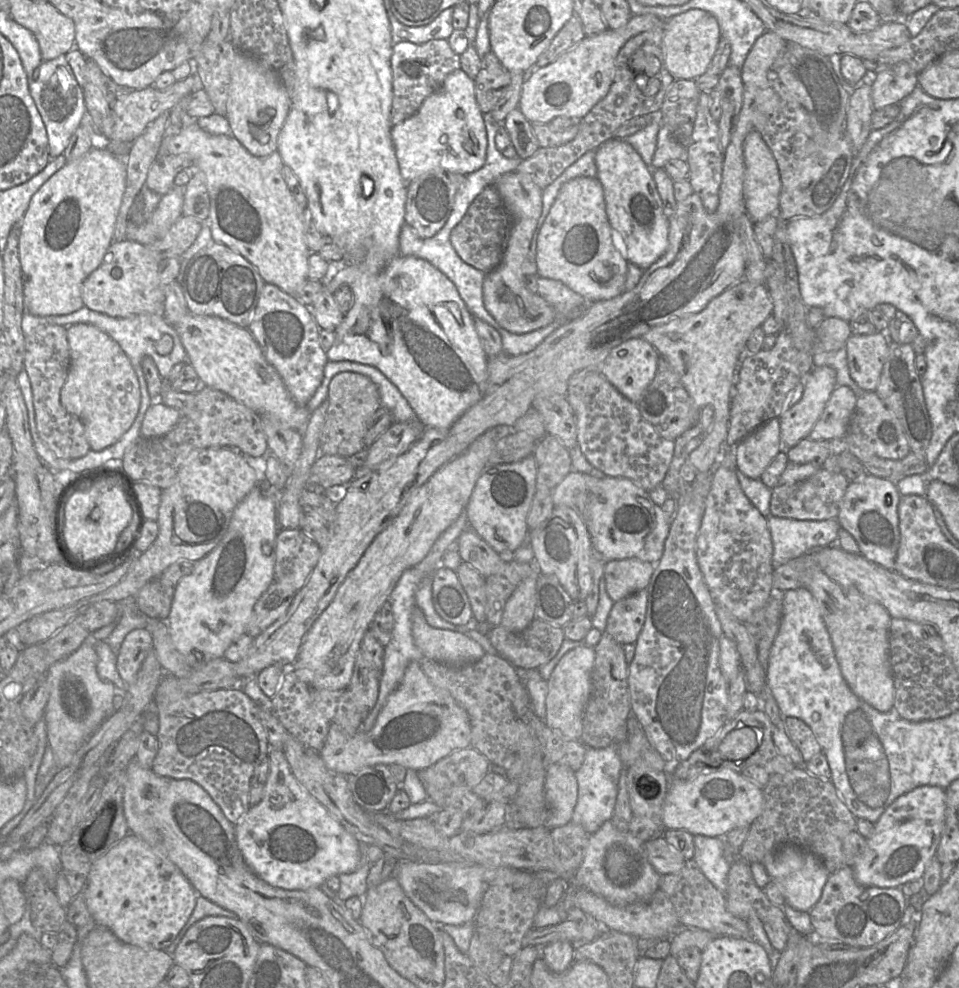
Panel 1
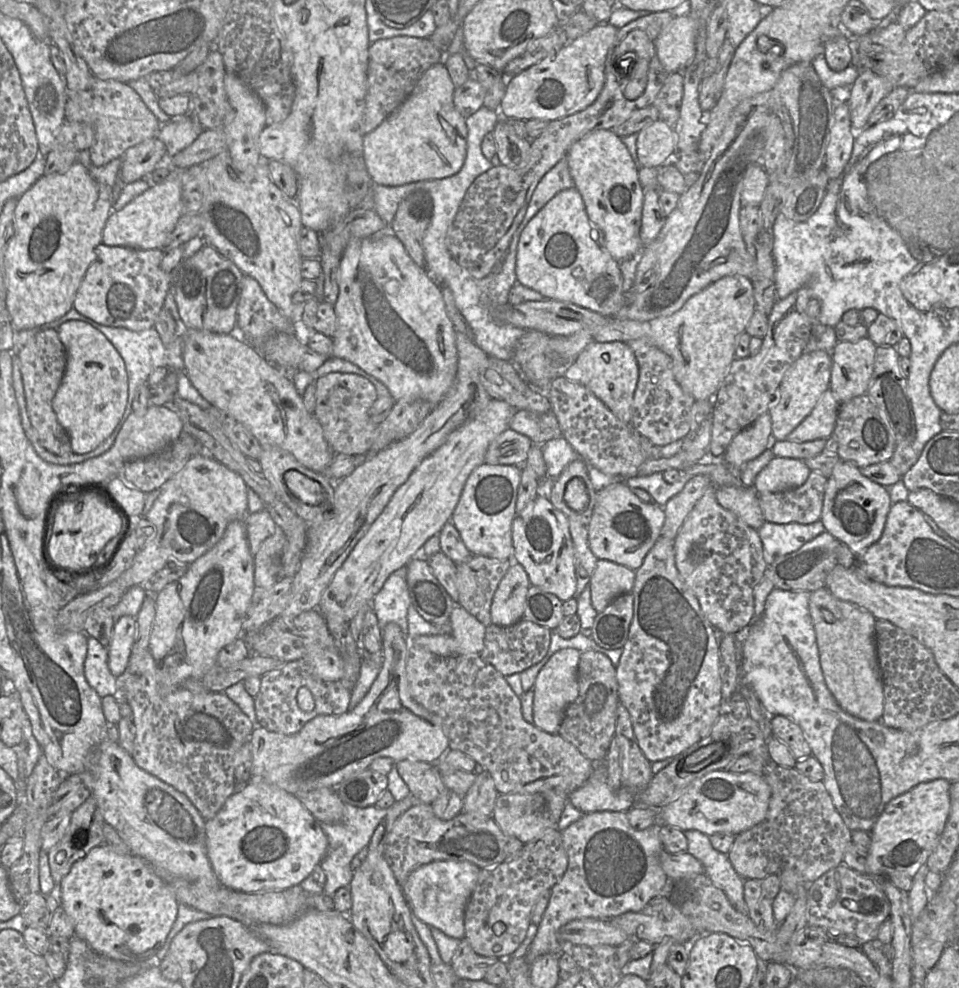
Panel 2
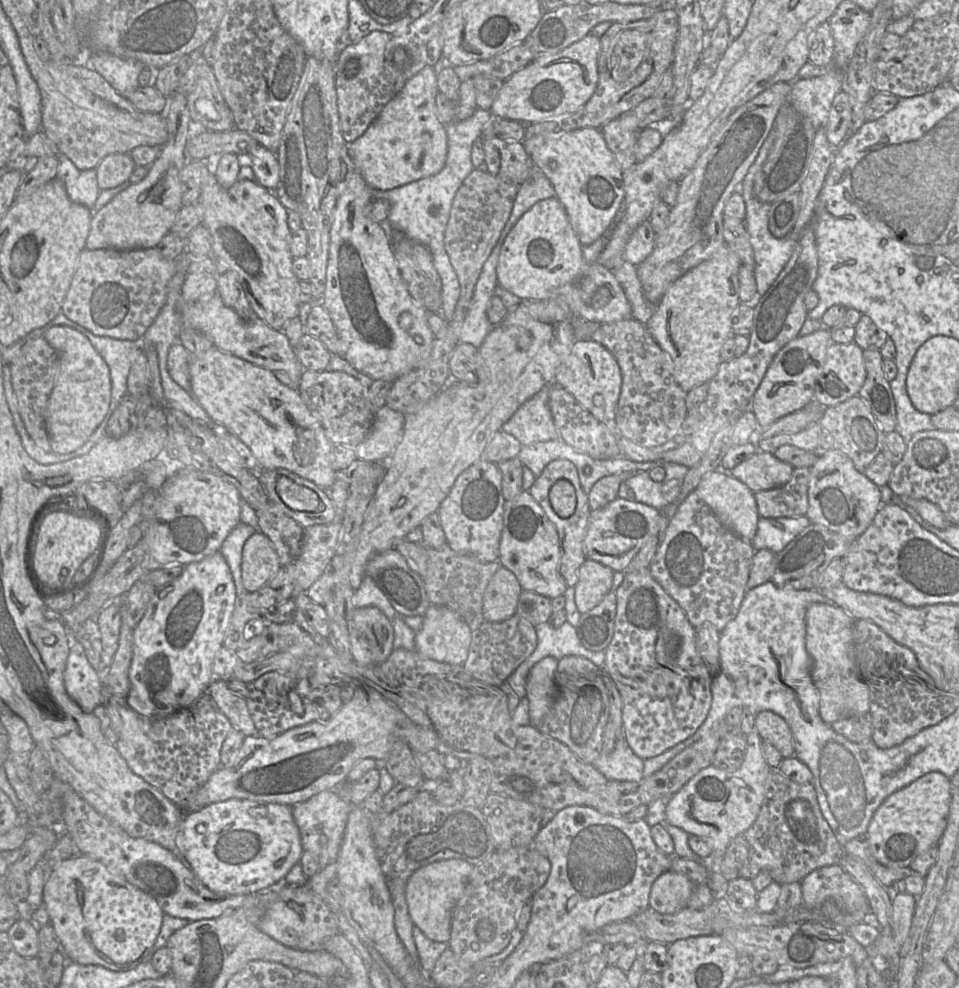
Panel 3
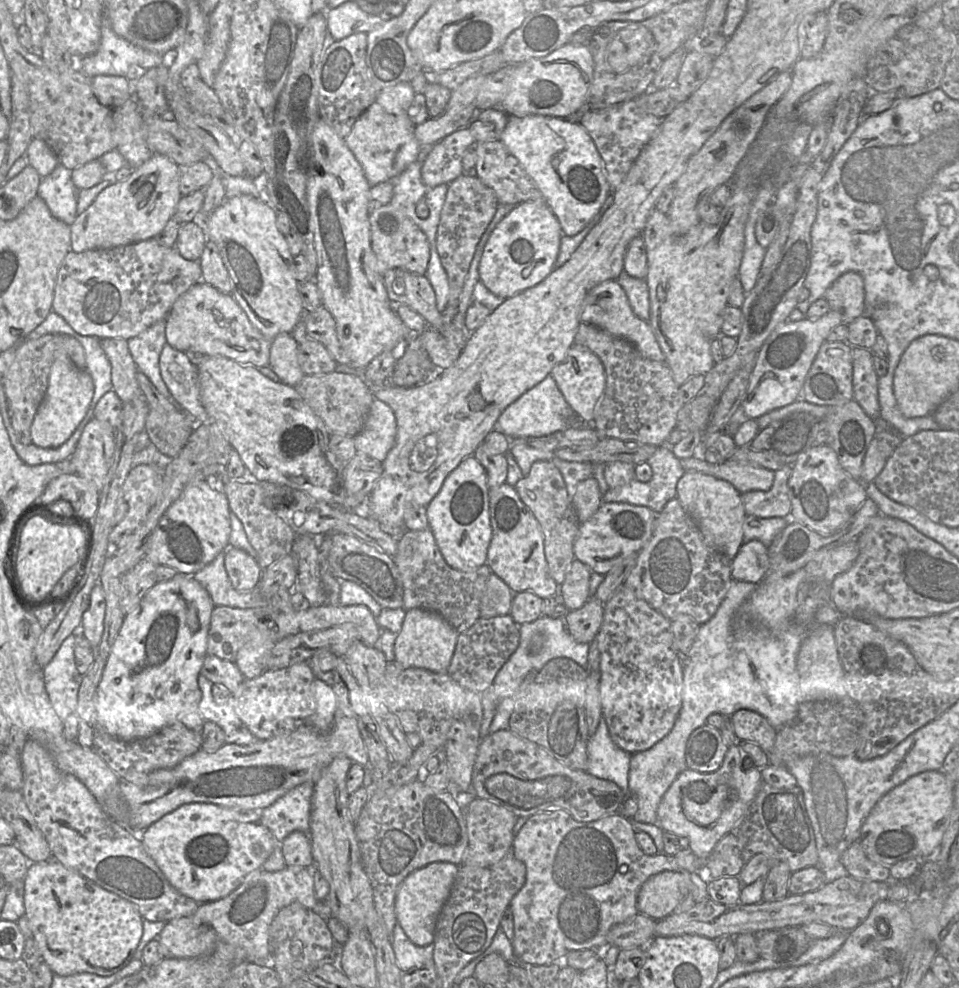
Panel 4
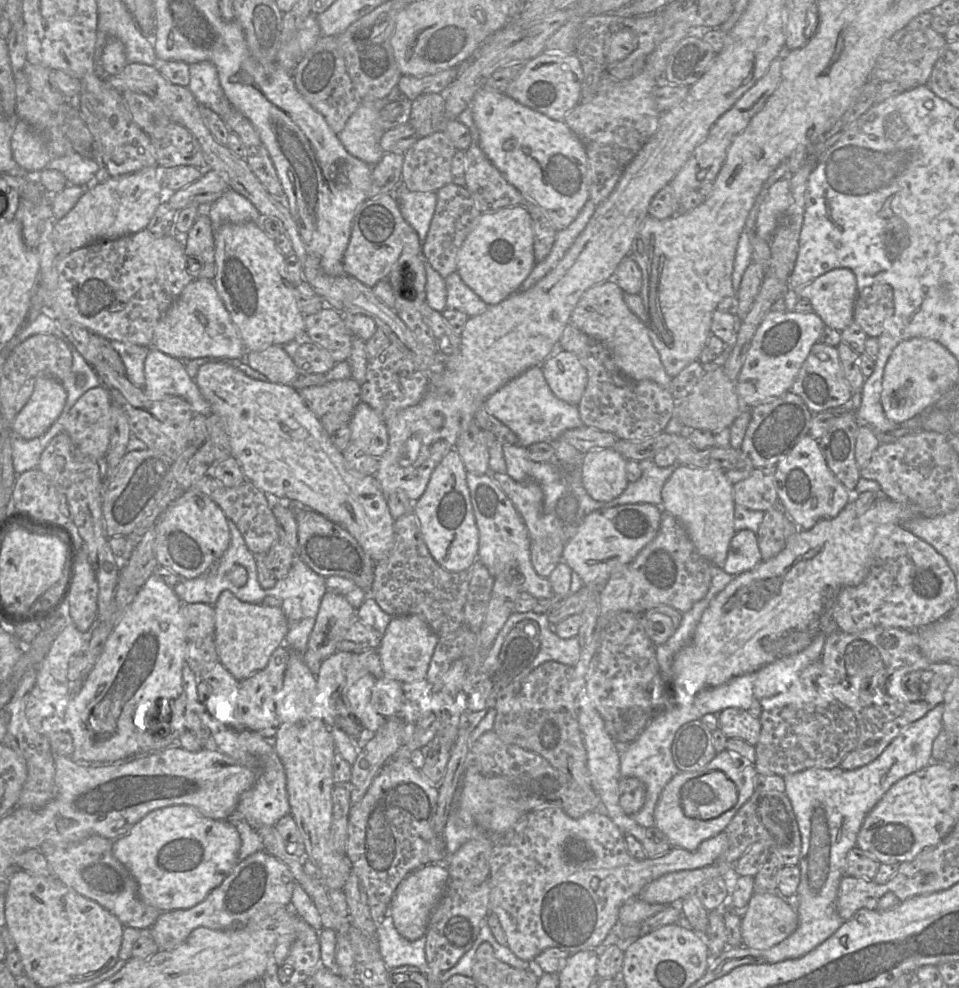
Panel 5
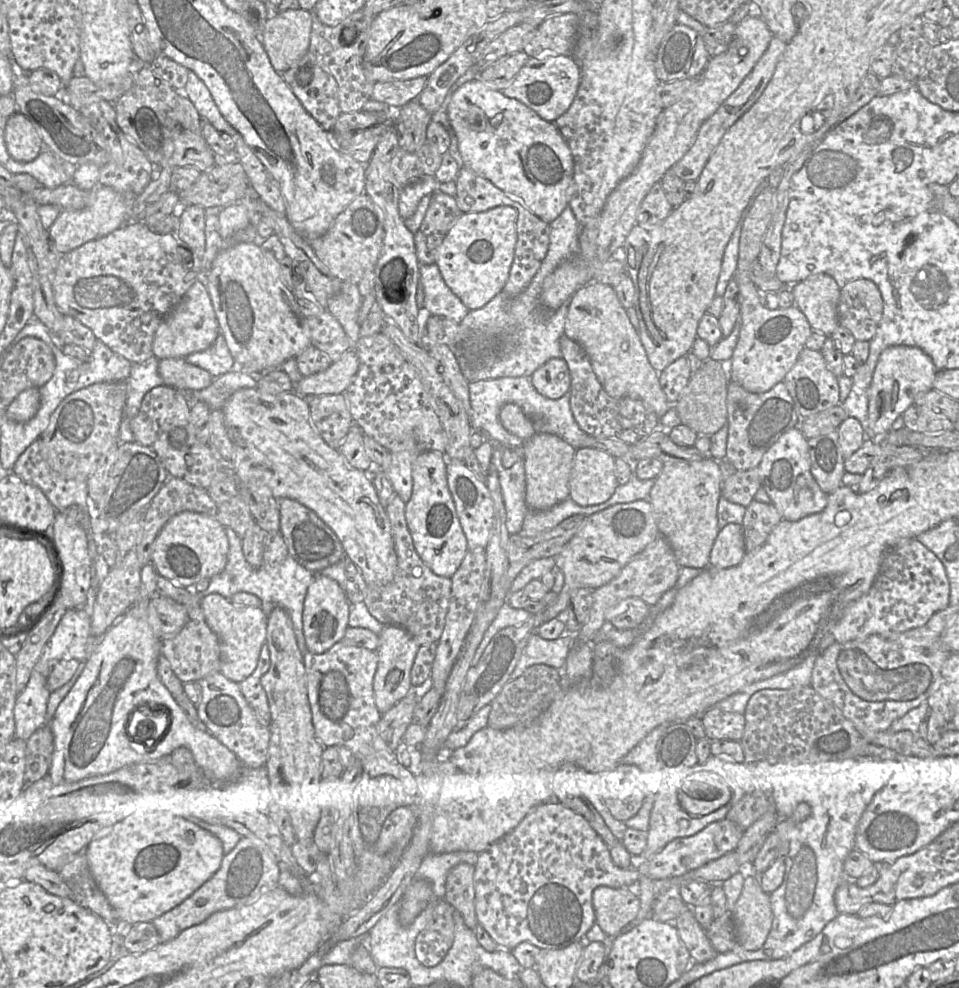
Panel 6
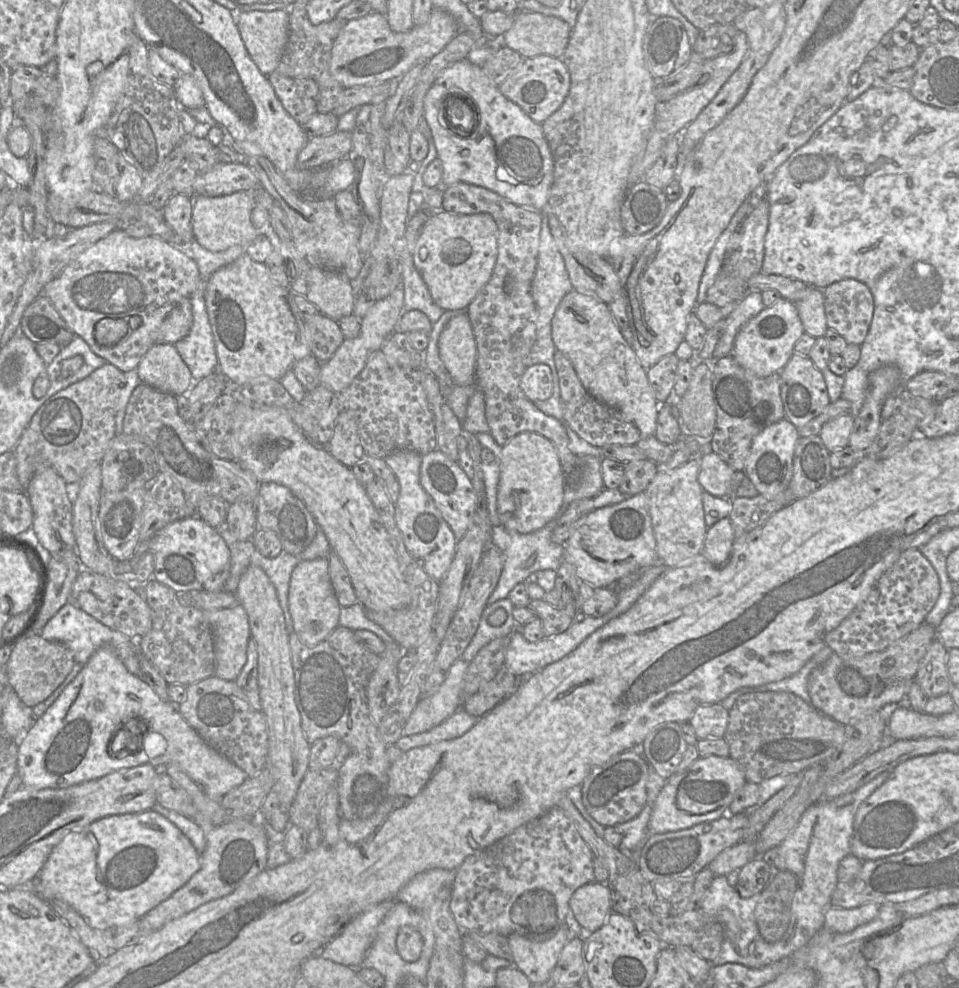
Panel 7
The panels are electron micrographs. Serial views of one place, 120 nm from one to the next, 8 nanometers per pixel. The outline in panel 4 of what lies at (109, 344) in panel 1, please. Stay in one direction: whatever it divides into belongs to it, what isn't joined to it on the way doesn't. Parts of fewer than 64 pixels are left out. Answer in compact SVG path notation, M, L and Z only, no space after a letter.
M65 350L56 352L48 388L31 426L31 442L41 448L58 448L66 443L86 417L94 396L91 375L78 368Z

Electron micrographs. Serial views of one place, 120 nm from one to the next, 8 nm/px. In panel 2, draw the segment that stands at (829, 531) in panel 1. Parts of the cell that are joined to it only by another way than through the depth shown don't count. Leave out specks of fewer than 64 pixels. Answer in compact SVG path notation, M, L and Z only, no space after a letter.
M820 520L809 524L764 521L758 530L764 560L768 565L773 564L779 557L798 550L823 532L826 530Z

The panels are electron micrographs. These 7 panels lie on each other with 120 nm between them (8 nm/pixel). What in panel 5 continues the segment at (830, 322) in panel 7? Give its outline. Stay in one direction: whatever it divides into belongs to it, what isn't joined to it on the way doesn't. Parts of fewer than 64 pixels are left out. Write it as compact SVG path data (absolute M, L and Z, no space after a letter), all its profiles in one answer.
M875 283L858 291L854 322L868 337L878 338L895 309L894 293L886 283Z

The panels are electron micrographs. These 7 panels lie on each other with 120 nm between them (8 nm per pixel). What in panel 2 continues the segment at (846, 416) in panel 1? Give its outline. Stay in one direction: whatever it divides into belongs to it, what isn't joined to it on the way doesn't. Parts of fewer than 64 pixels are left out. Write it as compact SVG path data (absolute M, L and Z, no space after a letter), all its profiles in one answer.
M826 390L811 413L787 436L787 440L807 442L831 437L840 405L834 393Z

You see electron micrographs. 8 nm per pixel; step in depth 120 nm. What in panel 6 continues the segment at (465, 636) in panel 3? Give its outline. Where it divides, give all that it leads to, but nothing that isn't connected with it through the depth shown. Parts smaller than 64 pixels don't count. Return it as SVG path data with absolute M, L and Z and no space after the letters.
M386 626L379 637L379 644L375 650L378 664L373 689L377 709L384 714L404 698L413 687L411 670L420 645L404 628L399 626Z

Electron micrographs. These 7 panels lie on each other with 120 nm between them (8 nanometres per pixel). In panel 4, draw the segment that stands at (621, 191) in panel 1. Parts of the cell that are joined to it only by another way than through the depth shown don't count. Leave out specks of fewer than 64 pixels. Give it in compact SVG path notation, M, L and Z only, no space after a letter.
M508 116L507 125L499 141L518 159L534 180L544 201L559 221L563 235L573 236L580 232L604 204L609 194L604 163L592 138L579 123L552 116Z

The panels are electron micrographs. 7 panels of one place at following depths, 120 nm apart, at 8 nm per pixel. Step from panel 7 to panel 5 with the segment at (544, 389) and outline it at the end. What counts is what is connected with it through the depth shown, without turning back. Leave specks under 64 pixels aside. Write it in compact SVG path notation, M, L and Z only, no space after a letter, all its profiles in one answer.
M560 346L539 366L544 378L560 400L577 406L587 384L587 371L576 355L563 351Z

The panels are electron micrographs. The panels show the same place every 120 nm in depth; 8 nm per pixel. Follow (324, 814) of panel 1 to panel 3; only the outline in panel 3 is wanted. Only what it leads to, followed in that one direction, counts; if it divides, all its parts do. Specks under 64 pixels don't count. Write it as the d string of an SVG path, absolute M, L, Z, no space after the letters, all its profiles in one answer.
M232 798L184 814L176 836L178 856L217 894L251 895L274 888L303 854L291 806Z

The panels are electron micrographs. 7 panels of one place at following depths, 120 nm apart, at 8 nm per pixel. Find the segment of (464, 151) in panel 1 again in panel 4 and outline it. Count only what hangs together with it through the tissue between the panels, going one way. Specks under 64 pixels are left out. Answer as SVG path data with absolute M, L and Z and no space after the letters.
M401 82L381 91L370 107L357 119L345 144L361 164L371 186L398 177L411 163L418 160L420 144L415 137L416 125L408 117L415 92L411 83Z

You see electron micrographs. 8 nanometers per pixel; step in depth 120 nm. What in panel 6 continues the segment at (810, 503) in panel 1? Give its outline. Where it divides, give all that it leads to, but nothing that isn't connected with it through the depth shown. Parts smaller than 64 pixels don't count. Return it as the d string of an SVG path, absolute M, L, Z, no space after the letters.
M758 467L736 470L724 479L722 496L730 502L747 507L755 500L755 494L761 487L762 478Z

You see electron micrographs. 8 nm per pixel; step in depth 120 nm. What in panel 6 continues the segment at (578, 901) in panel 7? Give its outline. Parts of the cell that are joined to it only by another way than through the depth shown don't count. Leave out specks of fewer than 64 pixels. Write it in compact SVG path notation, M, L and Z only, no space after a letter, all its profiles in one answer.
M599 886L594 889L592 903L595 924L608 937L622 933L640 910L640 900L633 889Z

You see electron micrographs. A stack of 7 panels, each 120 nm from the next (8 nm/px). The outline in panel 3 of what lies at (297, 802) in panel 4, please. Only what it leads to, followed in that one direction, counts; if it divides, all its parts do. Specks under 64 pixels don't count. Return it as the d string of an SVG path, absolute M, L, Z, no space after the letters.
M322 791L306 801L291 806L299 829L303 851L316 859L319 870L336 862L352 805L342 800L336 791Z

